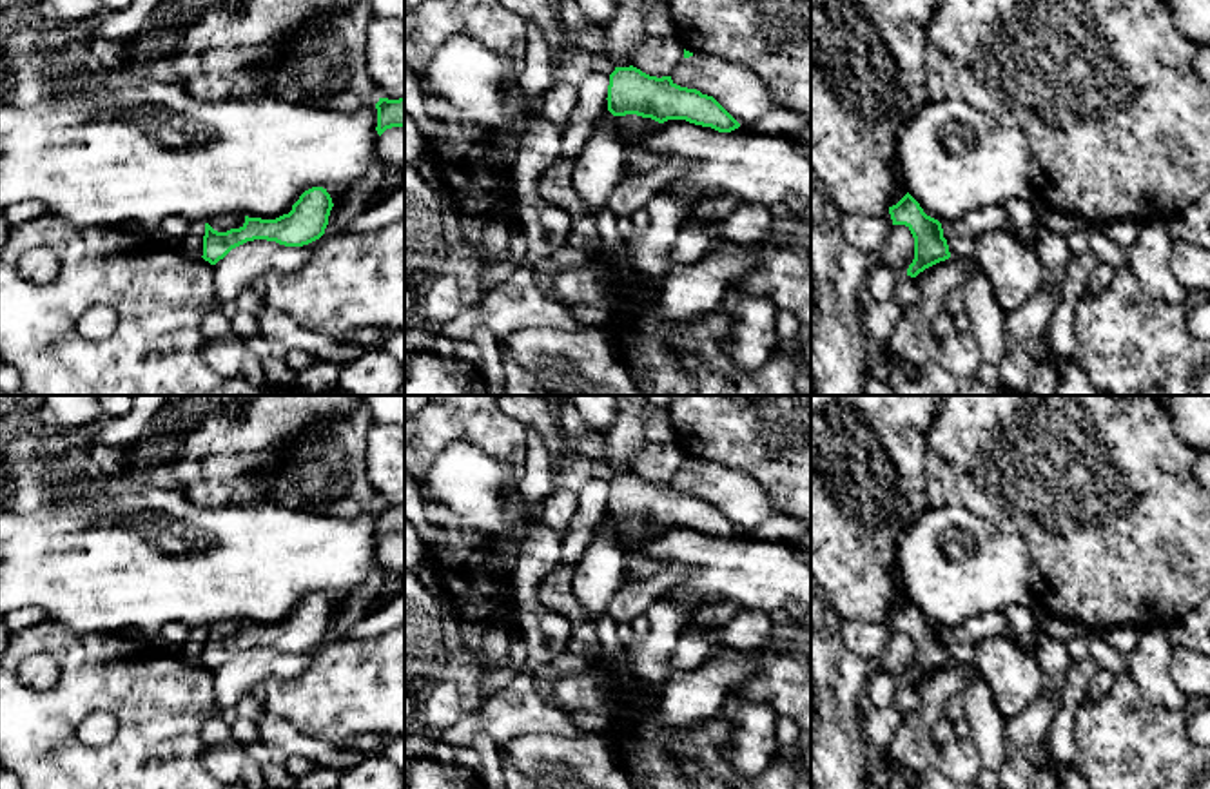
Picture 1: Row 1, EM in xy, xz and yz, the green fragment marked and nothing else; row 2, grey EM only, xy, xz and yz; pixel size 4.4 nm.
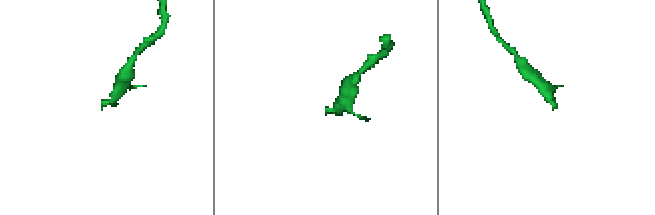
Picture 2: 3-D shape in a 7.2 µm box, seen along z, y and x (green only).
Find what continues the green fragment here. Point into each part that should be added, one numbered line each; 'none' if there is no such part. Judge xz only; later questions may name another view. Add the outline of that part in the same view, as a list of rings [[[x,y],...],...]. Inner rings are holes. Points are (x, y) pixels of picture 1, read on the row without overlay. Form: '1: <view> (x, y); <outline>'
1: xz (632, 532); [[[626,521],[619,524],[619,533],[626,544],[639,544],[653,539],[659,533],[659,528],[637,521]]]

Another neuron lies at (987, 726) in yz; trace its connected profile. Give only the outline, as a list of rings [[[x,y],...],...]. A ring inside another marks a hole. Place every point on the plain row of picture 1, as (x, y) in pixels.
[[[974,677],[960,691],[965,720],[969,722],[969,738],[976,745],[983,767],[1000,771],[1007,760],[1005,716],[994,704],[994,693],[983,677]]]

